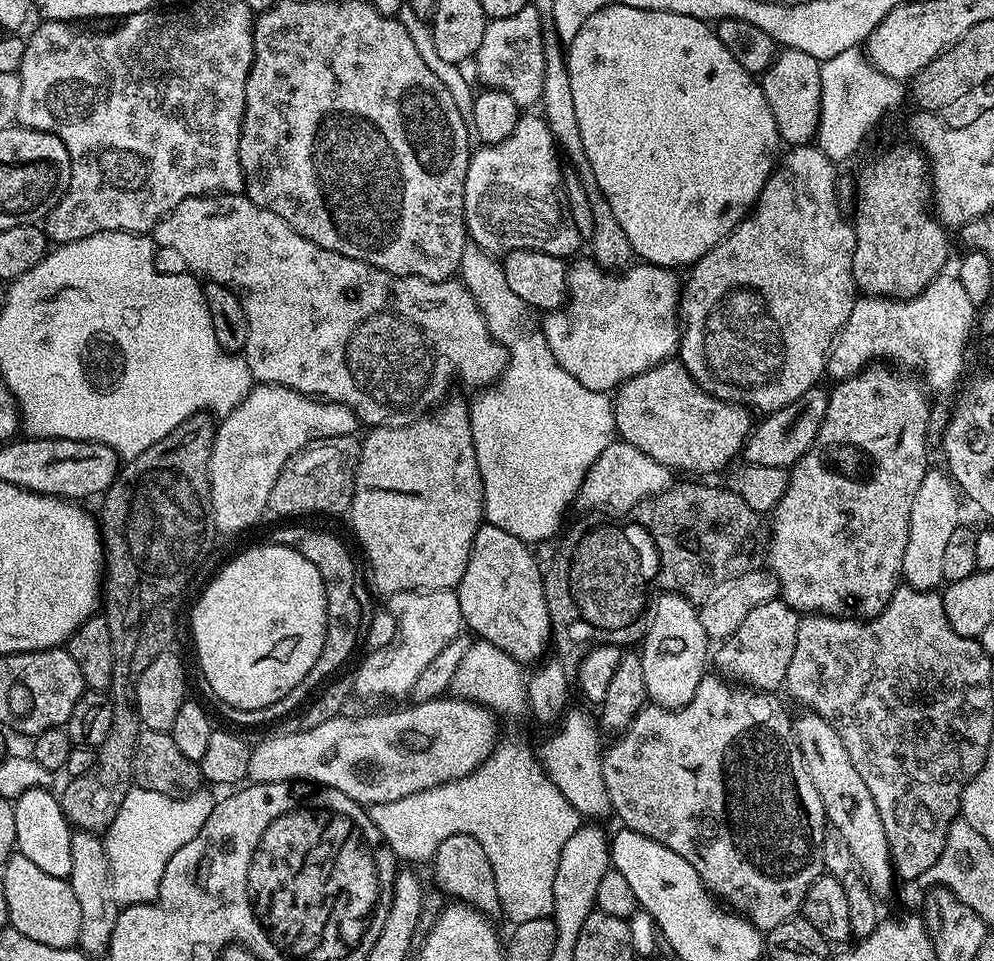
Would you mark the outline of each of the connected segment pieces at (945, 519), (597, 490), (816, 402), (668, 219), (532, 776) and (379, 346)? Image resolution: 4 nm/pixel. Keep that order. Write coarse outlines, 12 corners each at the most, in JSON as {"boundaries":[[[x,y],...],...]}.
{"boundaries":[[[929,470],[914,494],[900,574],[931,592],[962,524],[947,471]],[[617,438],[574,504],[623,514],[666,491],[673,469]],[[829,389],[767,413],[744,441],[749,464],[791,469],[810,450]],[[612,2],[567,45],[633,253],[695,264],[782,141],[711,23]],[[533,749],[371,805],[399,859],[482,842],[501,913],[551,917],[582,823]],[[243,194],[152,227],[236,293],[253,381],[361,425],[508,350],[463,280],[334,254]]]}

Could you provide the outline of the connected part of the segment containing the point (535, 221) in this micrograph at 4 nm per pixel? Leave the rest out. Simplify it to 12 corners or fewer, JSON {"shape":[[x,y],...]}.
{"shape":[[543,115],[468,157],[464,224],[493,254],[575,257]]}

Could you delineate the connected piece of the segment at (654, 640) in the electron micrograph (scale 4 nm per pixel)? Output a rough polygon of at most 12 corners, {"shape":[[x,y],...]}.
{"shape":[[655,597],[639,649],[647,699],[681,708],[710,664],[697,605]]}

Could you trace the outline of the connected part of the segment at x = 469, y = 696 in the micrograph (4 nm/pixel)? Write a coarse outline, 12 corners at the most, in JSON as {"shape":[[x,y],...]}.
{"shape":[[469,643],[450,688],[501,717],[528,707],[521,665]]}

